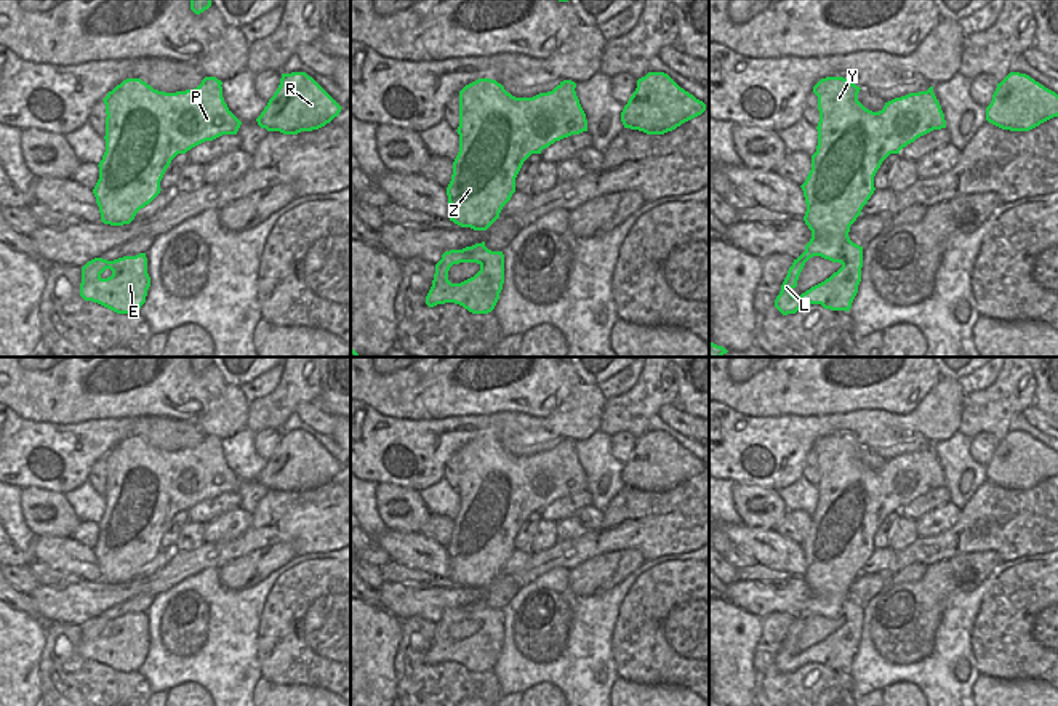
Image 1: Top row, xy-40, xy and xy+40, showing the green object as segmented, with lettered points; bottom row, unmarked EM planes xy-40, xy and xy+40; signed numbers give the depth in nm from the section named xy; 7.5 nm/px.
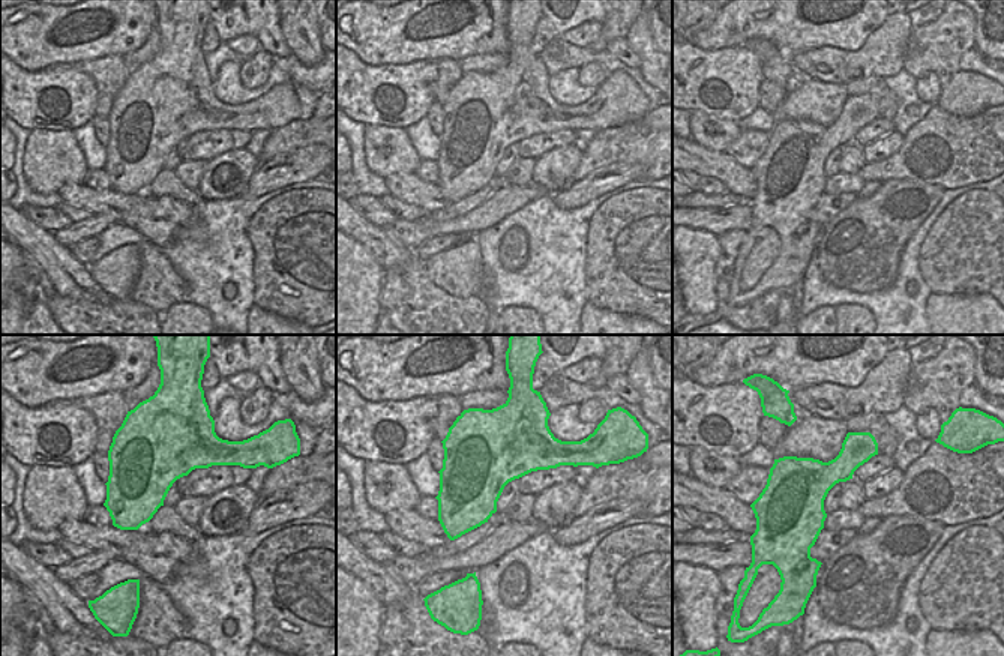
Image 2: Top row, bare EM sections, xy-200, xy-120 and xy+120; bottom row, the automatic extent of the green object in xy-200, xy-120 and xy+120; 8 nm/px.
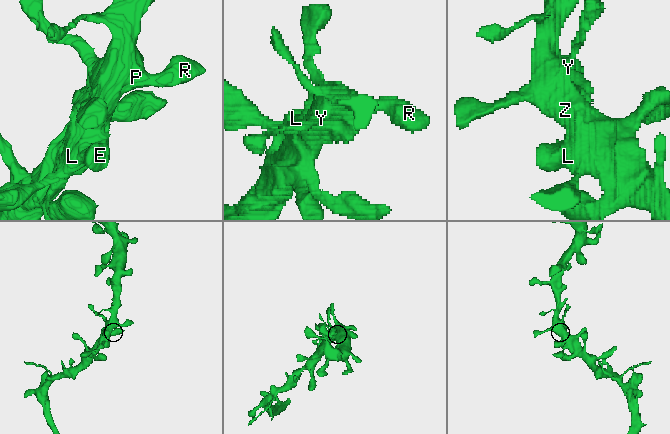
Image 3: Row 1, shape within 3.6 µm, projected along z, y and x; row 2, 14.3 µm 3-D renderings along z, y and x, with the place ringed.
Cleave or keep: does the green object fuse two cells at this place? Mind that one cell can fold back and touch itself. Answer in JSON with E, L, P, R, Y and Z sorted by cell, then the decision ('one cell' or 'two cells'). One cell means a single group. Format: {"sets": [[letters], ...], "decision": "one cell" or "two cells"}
{"sets": [["E", "L", "P", "R", "Y", "Z"]], "decision": "one cell"}

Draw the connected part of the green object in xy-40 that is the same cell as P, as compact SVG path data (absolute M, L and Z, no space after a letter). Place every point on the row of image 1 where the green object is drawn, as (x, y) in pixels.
M205 77L194 90L165 93L141 78L126 78L107 93L102 99L107 114L106 152L93 189L104 224L130 224L160 194L160 181L178 154L222 134L237 134L242 122L224 102L221 85L216 77Z

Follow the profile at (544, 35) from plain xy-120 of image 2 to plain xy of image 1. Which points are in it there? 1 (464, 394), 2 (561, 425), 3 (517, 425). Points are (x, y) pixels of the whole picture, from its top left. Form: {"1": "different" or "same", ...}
{"1": "same", "2": "different", "3": "different"}

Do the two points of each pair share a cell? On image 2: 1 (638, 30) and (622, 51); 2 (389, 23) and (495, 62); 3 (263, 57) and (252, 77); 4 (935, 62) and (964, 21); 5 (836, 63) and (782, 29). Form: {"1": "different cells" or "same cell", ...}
{"1": "different cells", "2": "different cells", "3": "same cell", "4": "same cell", "5": "different cells"}

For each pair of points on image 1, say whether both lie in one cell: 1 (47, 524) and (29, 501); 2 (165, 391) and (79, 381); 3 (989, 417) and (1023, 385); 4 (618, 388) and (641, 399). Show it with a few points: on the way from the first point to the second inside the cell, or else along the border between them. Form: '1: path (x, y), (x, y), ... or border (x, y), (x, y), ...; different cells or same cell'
1: path (39, 524), (34, 519), (32, 509); same cell
2: path (143, 391), (124, 394), (96, 393); same cell
3: path (996, 407), (1015, 388); same cell
4: border (641, 373), (626, 391), (607, 399); different cells

